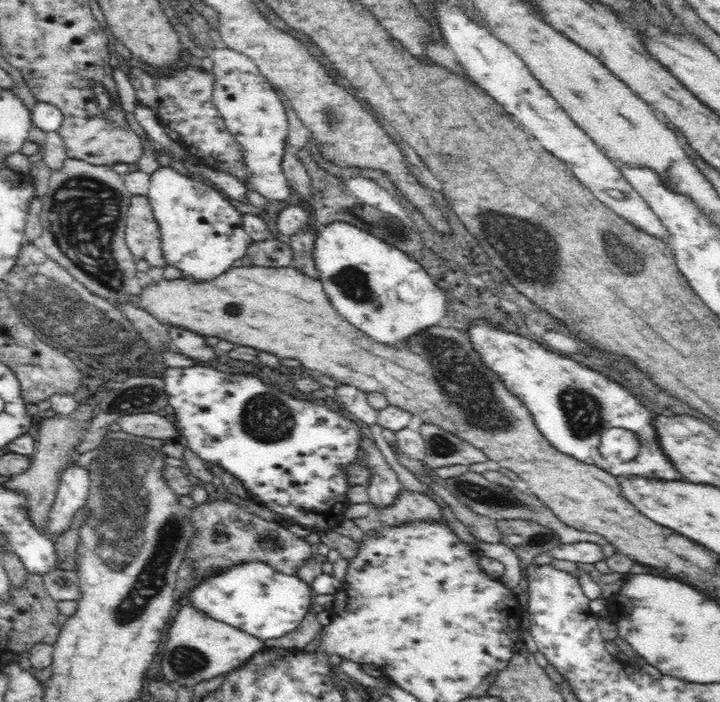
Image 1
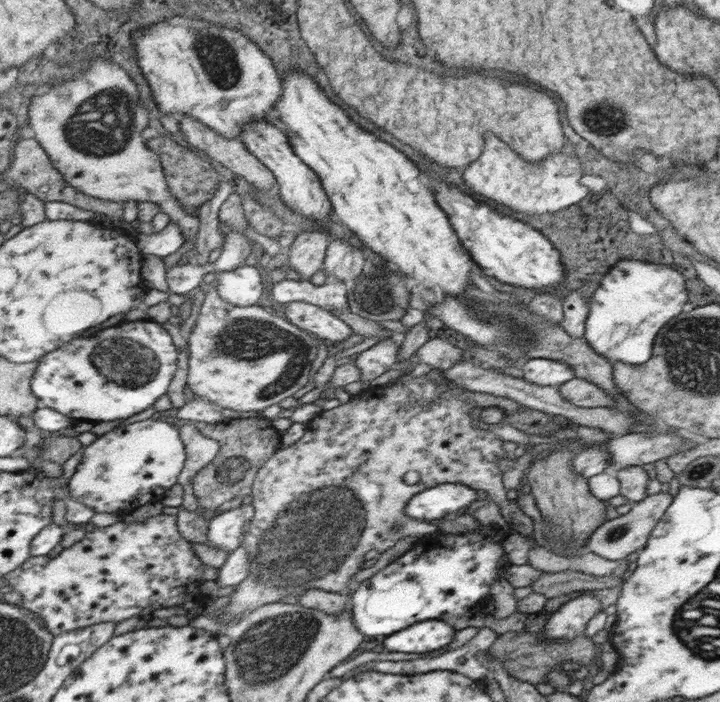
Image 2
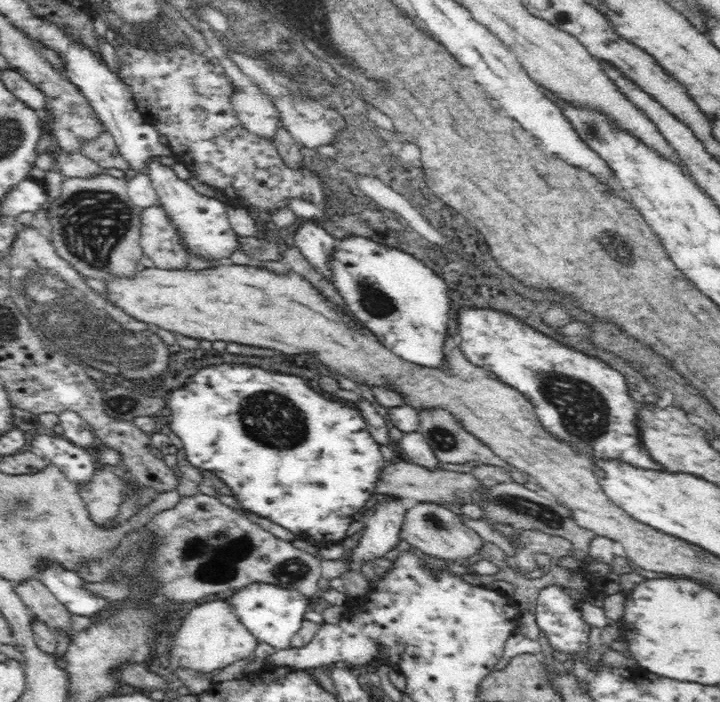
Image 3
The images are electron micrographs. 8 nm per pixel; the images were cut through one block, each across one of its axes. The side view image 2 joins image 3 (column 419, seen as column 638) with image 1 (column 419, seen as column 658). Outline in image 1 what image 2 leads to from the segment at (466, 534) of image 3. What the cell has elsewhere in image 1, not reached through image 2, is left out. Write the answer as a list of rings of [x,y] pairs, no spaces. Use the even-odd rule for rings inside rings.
[[[404,490],[404,494],[400,494],[400,500],[396,502],[396,506],[390,510],[384,510],[378,516],[380,516],[382,524],[398,528],[404,524],[420,524],[416,520],[438,520],[438,518],[442,518],[442,508],[426,494]]]

